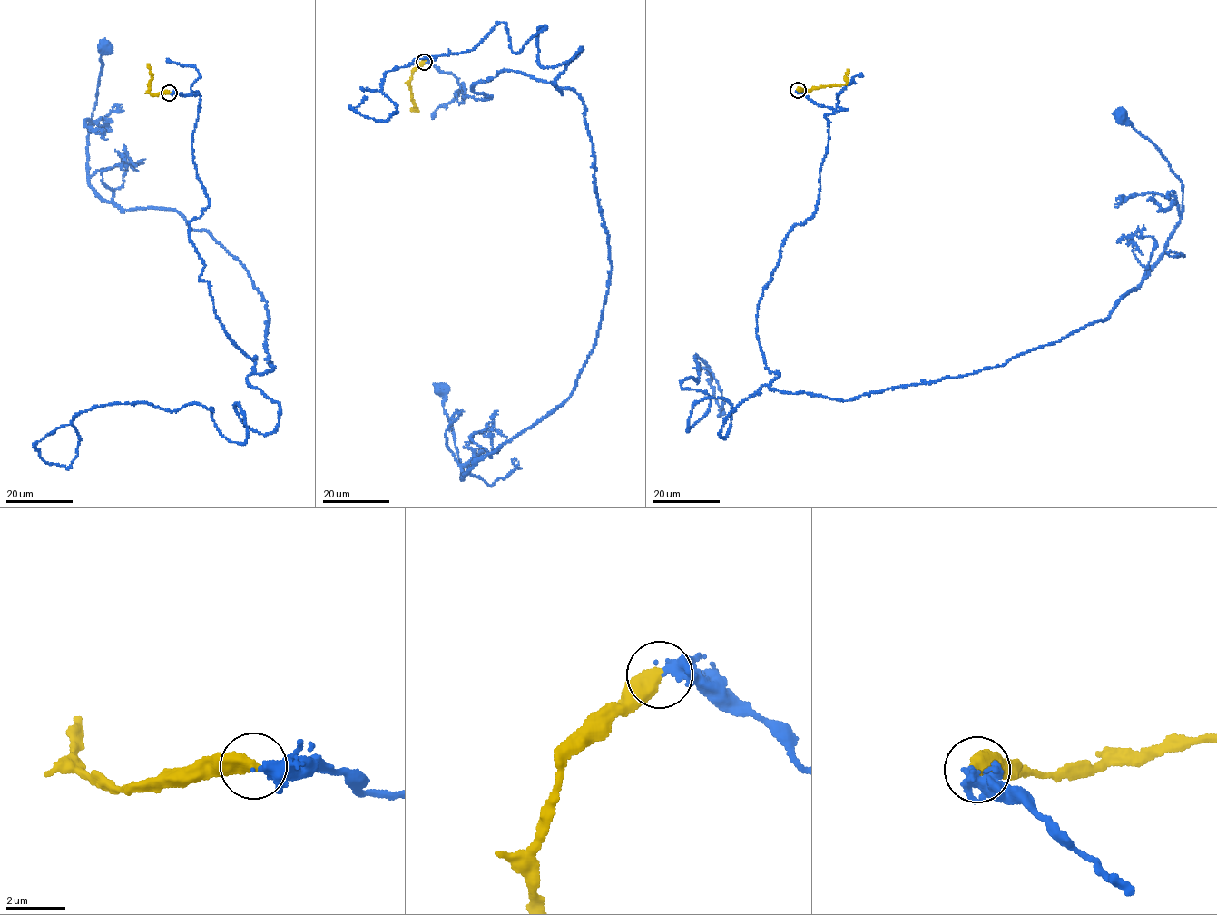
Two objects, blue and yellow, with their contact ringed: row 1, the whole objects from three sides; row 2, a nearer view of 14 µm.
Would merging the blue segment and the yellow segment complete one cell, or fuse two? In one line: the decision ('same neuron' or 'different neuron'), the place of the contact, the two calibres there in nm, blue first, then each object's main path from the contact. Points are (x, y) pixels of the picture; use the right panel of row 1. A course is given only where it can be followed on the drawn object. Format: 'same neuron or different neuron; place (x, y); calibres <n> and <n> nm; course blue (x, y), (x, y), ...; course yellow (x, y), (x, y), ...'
same neuron; place (798, 90); calibres 360 and 550 nm; course blue (798, 90), (829, 145), (756, 332), (771, 388), (841, 400), (1001, 367), (1139, 286), (1182, 181), (1123, 113); course yellow (798, 90), (846, 83), (848, 69)

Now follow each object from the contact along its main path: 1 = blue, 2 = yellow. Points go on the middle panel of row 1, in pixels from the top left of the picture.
1: (424, 62), (466, 98), (503, 70), (582, 100), (612, 266), (574, 390), (462, 479), (440, 390)
2: (424, 62), (417, 65), (409, 82), (411, 100), (417, 110), (411, 109)

